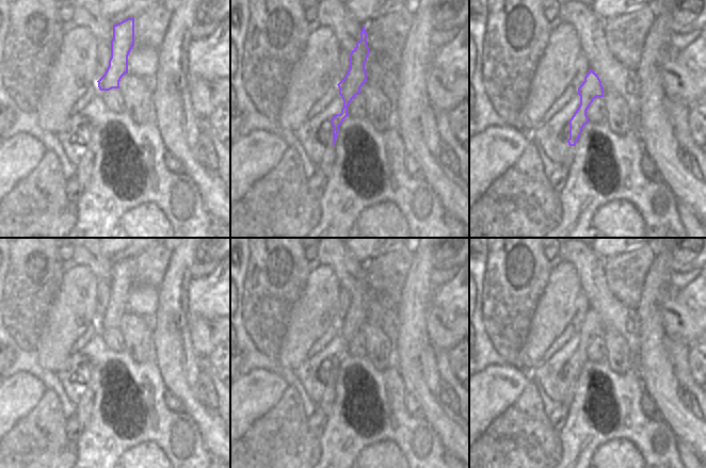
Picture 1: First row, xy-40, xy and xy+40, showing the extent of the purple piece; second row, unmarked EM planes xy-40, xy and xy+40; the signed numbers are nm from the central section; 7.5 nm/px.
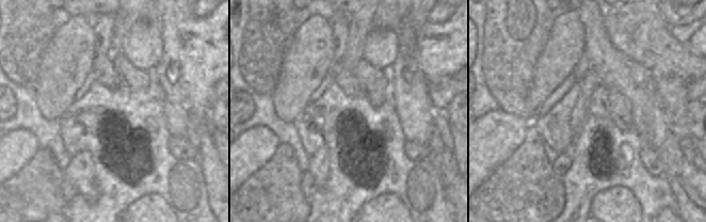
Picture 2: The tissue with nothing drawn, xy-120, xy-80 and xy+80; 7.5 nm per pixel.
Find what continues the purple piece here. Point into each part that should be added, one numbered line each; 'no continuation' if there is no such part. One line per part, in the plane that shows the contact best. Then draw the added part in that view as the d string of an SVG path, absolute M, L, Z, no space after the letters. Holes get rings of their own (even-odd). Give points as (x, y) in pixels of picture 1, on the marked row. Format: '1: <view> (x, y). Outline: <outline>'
1: xy+40 (568, 159). Outline: M569 146L560 167L569 167L572 165L572 163L574 162L575 154L576 154L576 146Z

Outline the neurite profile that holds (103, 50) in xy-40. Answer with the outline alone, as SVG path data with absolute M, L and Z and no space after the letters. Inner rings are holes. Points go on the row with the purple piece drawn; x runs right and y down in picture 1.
M98 42L96 49L96 77L99 80L106 72L111 58L111 44Z

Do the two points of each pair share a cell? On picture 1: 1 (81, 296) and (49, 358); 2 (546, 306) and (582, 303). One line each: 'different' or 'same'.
1: same
2: different

